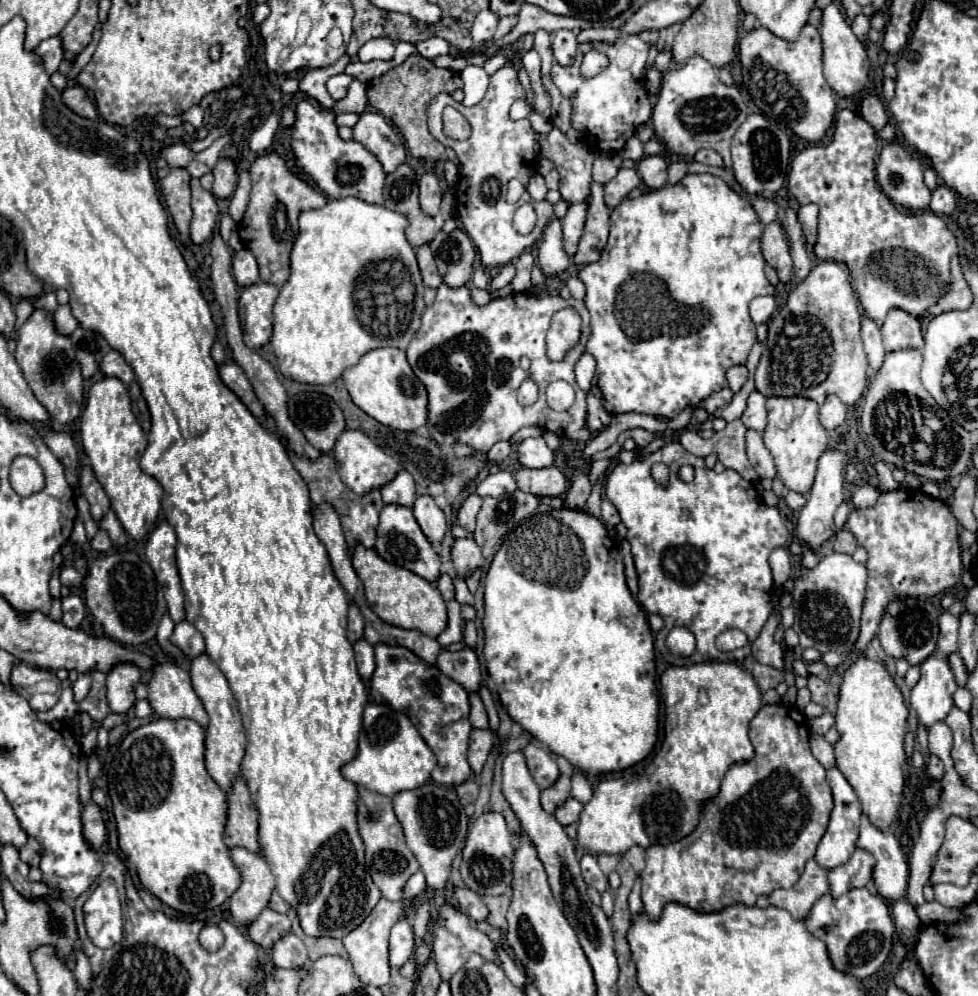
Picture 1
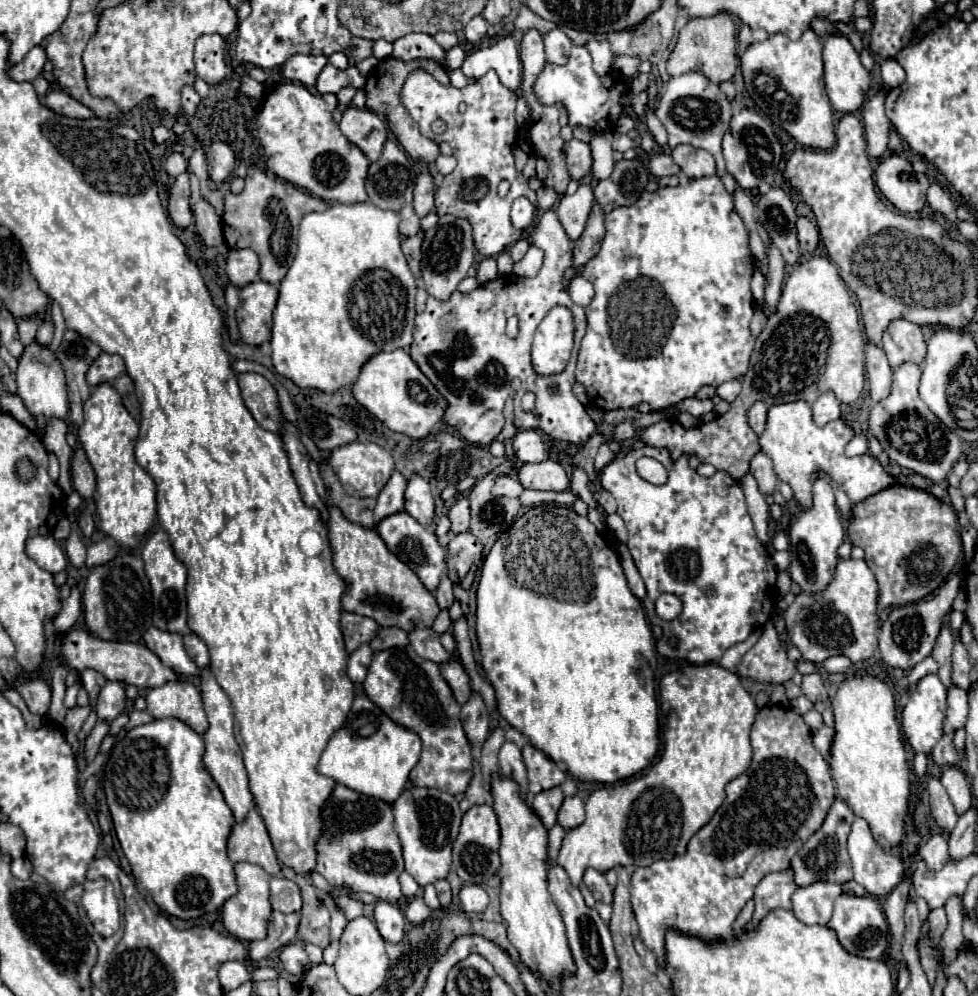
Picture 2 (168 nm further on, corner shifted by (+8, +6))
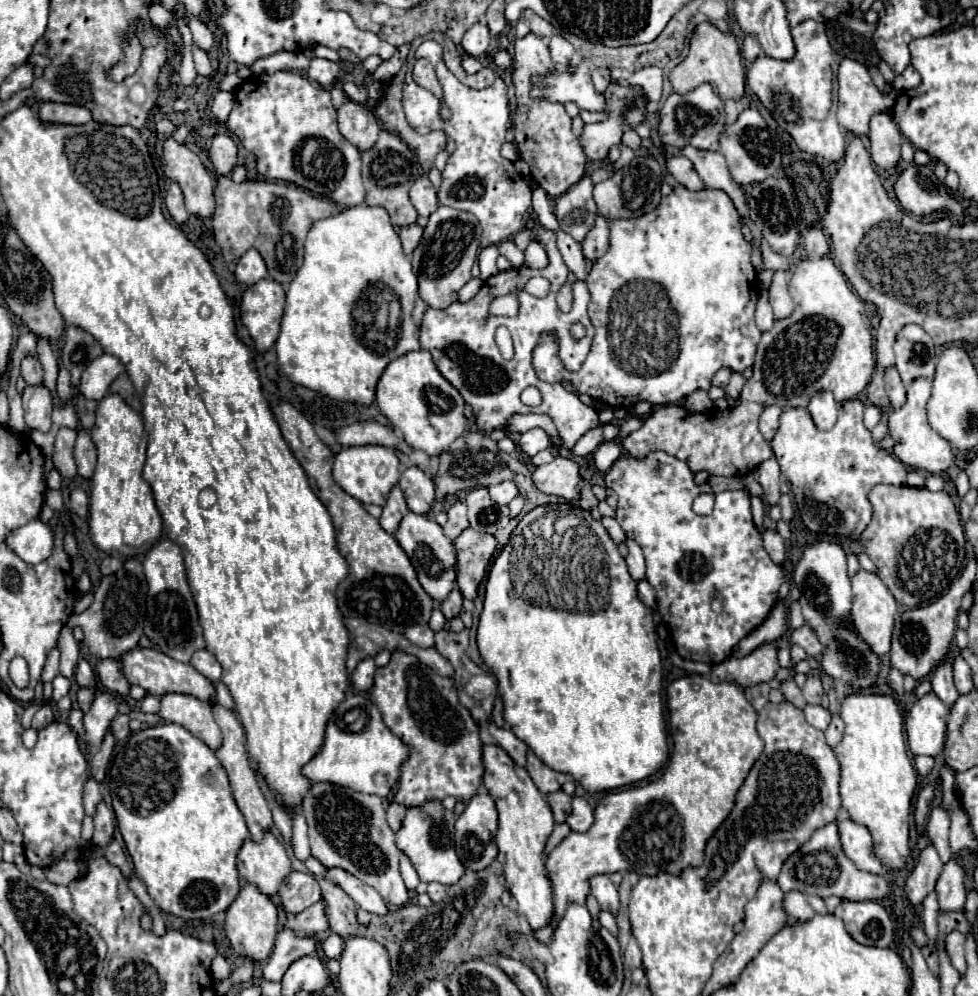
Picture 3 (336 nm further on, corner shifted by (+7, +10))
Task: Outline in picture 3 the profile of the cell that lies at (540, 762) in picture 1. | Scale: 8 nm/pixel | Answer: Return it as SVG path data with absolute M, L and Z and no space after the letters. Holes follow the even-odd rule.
M528 750L528 764L526 770L530 774L530 778L534 780L534 784L538 786L538 790L542 794L550 794L562 788L562 784L568 780L566 774L556 772L552 768L548 768L540 758L536 758L536 754L532 750Z

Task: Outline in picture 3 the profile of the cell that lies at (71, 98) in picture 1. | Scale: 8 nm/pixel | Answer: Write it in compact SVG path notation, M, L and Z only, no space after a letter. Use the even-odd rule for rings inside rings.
M42 102L40 104L40 120L48 122L64 122L64 124L86 124L92 120L90 110L74 104L58 104L58 102Z

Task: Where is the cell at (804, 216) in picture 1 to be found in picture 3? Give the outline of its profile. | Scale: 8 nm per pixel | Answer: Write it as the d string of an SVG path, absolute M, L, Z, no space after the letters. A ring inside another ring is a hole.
M812 226L808 230L808 234L804 236L804 248L808 252L808 256L826 256L828 254L828 240L822 232L822 228L816 228Z

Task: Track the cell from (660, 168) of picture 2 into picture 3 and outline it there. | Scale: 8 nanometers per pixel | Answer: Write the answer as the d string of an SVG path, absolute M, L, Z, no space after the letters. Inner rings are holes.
M672 156L666 160L666 168L668 172L688 190L702 190L704 182L698 178L696 170L692 172L692 162L684 156Z

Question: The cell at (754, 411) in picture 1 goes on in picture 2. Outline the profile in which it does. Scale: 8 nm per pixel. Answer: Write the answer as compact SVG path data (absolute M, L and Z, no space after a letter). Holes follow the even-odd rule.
M755 402L749 410L749 426L761 434L765 430L765 424L767 424L767 410L769 406L765 402Z

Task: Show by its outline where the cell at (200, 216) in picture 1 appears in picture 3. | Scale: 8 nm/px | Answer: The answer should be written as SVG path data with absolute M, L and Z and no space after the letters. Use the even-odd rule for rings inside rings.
M176 182L170 186L170 190L166 194L166 208L168 208L168 212L170 212L170 216L174 218L176 224L184 224L190 218L190 214L186 212L186 206L184 206L182 190Z

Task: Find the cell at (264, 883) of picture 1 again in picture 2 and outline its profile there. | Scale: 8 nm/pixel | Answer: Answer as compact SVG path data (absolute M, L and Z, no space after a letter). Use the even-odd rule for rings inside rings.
M239 862L235 864L235 876L237 876L239 892L231 896L223 906L223 914L221 914L223 926L233 938L249 944L267 936L267 922L273 912L271 902L269 902L269 874L265 874L265 870L261 870L259 866Z

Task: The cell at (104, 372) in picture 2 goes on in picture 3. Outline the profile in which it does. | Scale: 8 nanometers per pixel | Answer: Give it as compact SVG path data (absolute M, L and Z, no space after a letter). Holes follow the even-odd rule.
M102 354L94 362L90 362L90 366L86 366L78 390L86 398L102 400L108 394L108 388L110 388L112 380L116 376L120 376L122 372L124 372L124 366L116 356Z

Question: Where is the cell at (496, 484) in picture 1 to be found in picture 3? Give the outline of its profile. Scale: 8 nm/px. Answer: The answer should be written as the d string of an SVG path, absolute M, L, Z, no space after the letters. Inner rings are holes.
M500 482L490 486L488 490L490 490L490 498L498 504L510 504L518 496L518 488L514 486L514 482Z

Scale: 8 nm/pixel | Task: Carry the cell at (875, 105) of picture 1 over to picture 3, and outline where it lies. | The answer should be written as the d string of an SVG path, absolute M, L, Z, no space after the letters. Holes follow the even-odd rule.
M878 112L870 120L870 156L876 166L880 168L892 168L900 160L900 146L902 146L902 134L898 130L898 124L892 120L888 112Z

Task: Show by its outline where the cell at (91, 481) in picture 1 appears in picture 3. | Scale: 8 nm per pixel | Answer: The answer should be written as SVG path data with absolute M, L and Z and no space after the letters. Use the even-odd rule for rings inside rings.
M78 432L78 440L74 446L74 458L78 466L78 476L92 478L96 466L96 448L88 432Z

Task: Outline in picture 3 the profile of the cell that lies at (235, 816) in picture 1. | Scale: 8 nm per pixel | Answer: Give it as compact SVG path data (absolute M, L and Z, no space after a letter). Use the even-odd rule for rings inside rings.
M266 830L260 842L254 842L250 838L244 840L236 862L242 880L256 884L268 896L274 896L278 892L282 880L292 870L286 850L270 830Z

